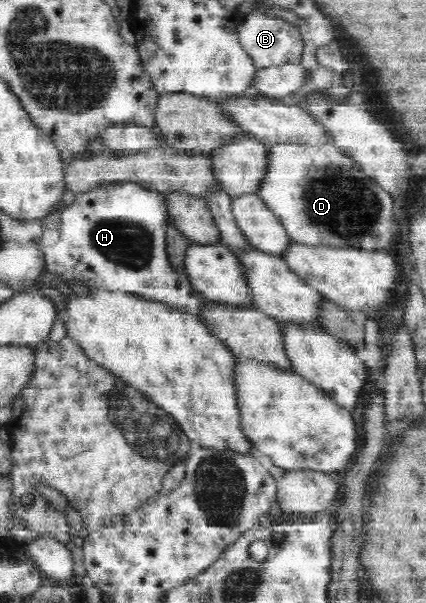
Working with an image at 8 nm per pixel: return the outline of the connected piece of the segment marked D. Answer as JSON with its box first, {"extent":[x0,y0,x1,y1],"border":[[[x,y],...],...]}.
{"extent":[257,144,399,250],"border":[[[280,144],[271,146],[270,161],[268,166],[268,175],[266,175],[266,180],[262,183],[262,189],[257,193],[266,204],[268,208],[276,212],[280,216],[280,220],[285,225],[288,233],[292,236],[292,240],[295,243],[305,244],[308,246],[331,246],[338,248],[346,247],[356,247],[363,248],[366,250],[390,250],[392,243],[399,239],[396,237],[396,221],[395,221],[395,203],[393,196],[388,194],[384,189],[381,189],[377,184],[376,180],[365,175],[355,159],[352,159],[349,155],[346,155],[341,147],[336,144],[326,144],[314,147],[308,147],[303,145],[290,145],[290,144]]]}

